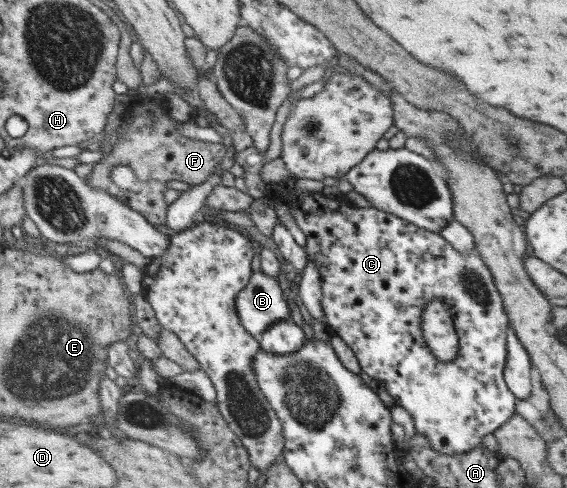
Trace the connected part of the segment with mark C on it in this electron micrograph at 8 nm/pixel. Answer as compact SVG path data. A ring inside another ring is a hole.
M293 186L290 188L275 189L273 194L269 195L273 204L277 202L285 202L288 207L288 211L296 225L303 231L308 239L308 245L306 245L307 254L310 261L312 261L318 269L322 277L322 308L324 308L324 317L327 325L335 335L338 335L354 353L361 369L372 378L378 380L383 385L389 394L396 401L394 405L400 406L408 412L413 418L413 424L417 433L422 433L430 445L438 451L438 453L444 453L444 455L460 455L460 453L471 453L472 449L476 449L478 445L482 445L484 437L498 431L502 425L508 423L508 420L517 413L517 397L515 393L512 393L508 383L505 379L505 368L507 367L508 357L508 329L511 322L509 321L508 313L504 309L504 297L502 293L498 291L496 287L496 281L492 273L488 270L488 267L484 264L482 255L478 249L470 251L466 257L456 251L456 247L446 241L446 238L441 234L434 233L434 231L428 231L422 229L410 221L404 220L402 217L396 217L392 213L384 213L373 207L360 209L360 207L353 206L351 204L340 203L335 205L332 200L324 196L322 193L300 193L298 189ZM434 298L444 298L448 305L452 306L452 318L454 318L454 325L456 326L456 332L460 336L460 351L458 357L450 363L444 363L444 361L438 361L436 355L432 355L430 351L430 345L426 343L424 339L424 331L422 331L422 312L424 312L424 306L434 300Z

